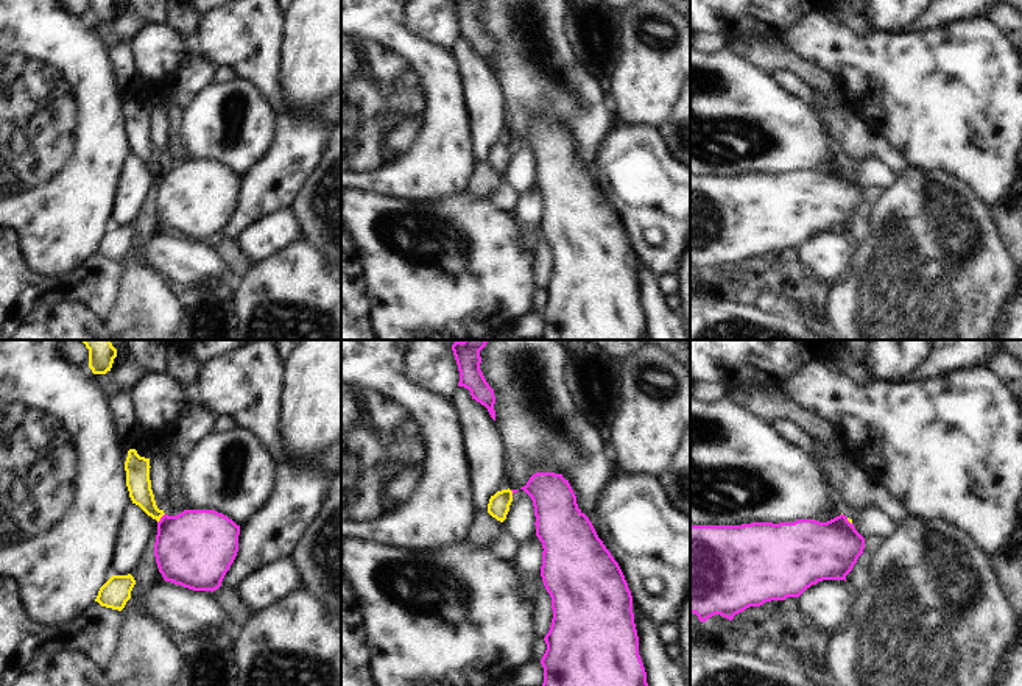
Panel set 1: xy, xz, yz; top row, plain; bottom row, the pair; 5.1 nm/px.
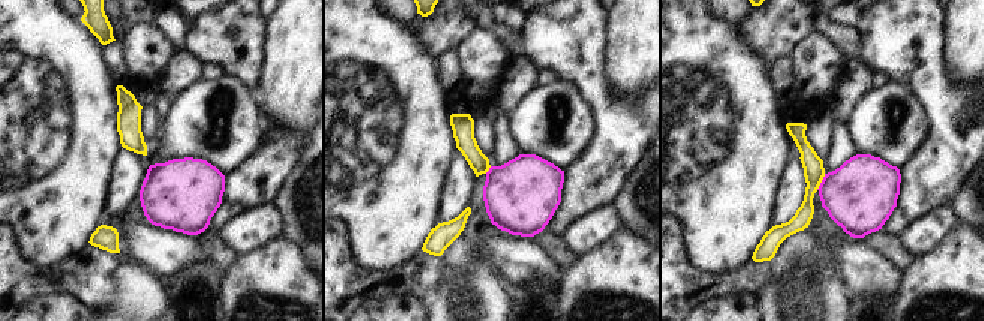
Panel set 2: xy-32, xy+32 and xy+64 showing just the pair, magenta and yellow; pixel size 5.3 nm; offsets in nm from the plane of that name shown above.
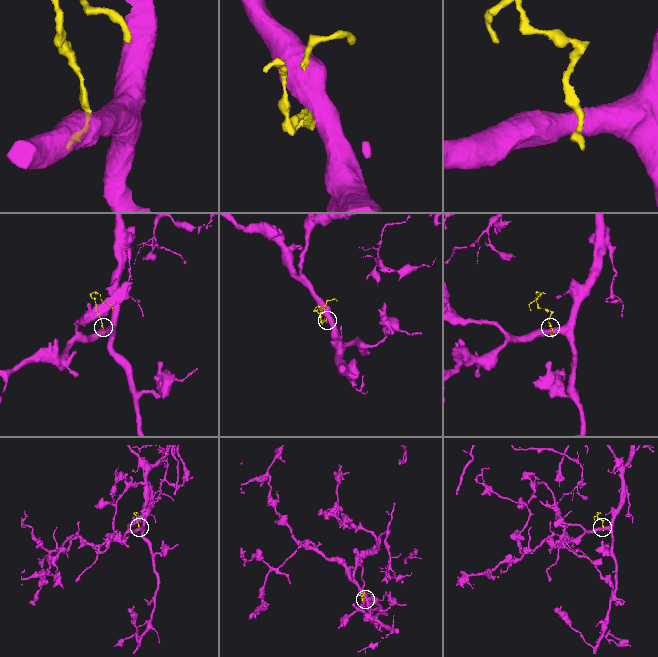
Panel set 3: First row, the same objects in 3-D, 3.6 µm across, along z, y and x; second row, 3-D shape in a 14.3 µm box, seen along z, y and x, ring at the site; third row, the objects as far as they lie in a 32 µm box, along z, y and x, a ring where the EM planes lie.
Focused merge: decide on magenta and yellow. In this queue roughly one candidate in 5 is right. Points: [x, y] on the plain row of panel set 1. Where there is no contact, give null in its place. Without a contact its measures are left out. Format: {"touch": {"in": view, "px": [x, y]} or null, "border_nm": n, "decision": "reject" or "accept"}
{"touch": {"in": "xy", "px": [161, 169]}, "border_nm": 70, "decision": "reject"}

